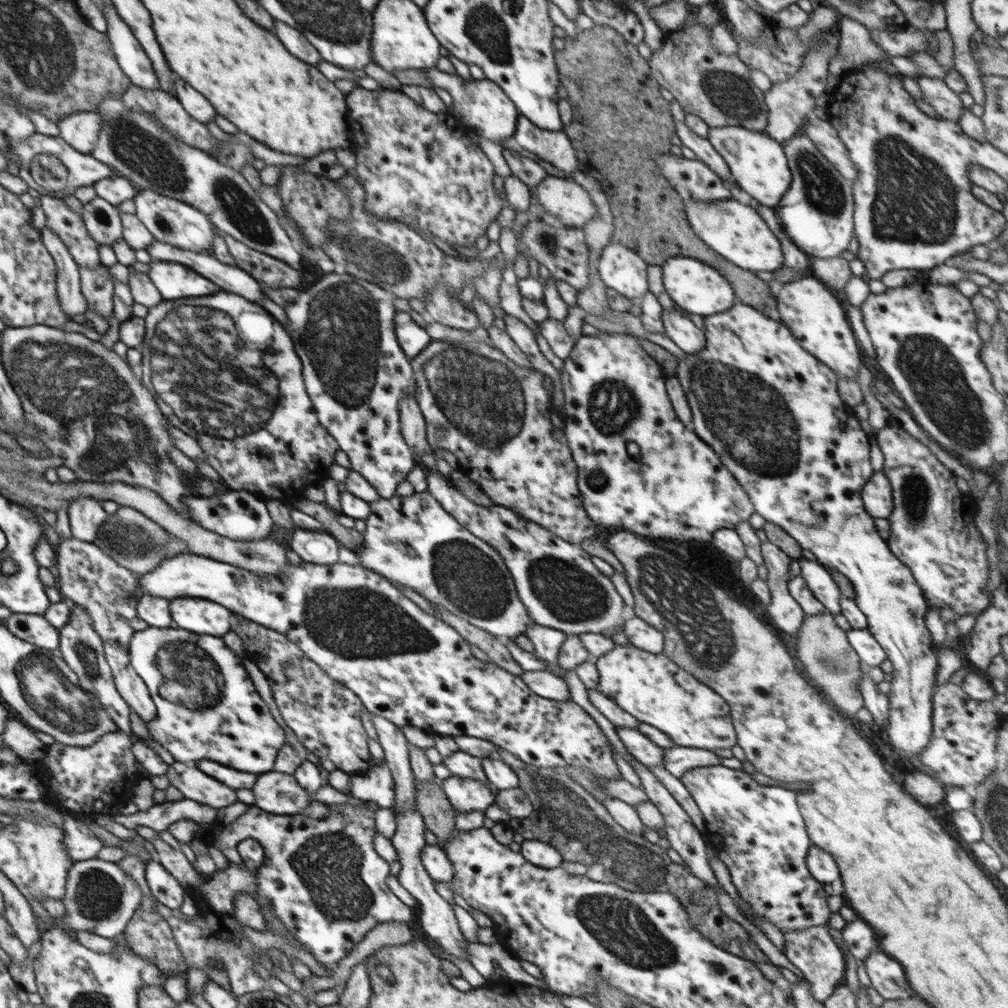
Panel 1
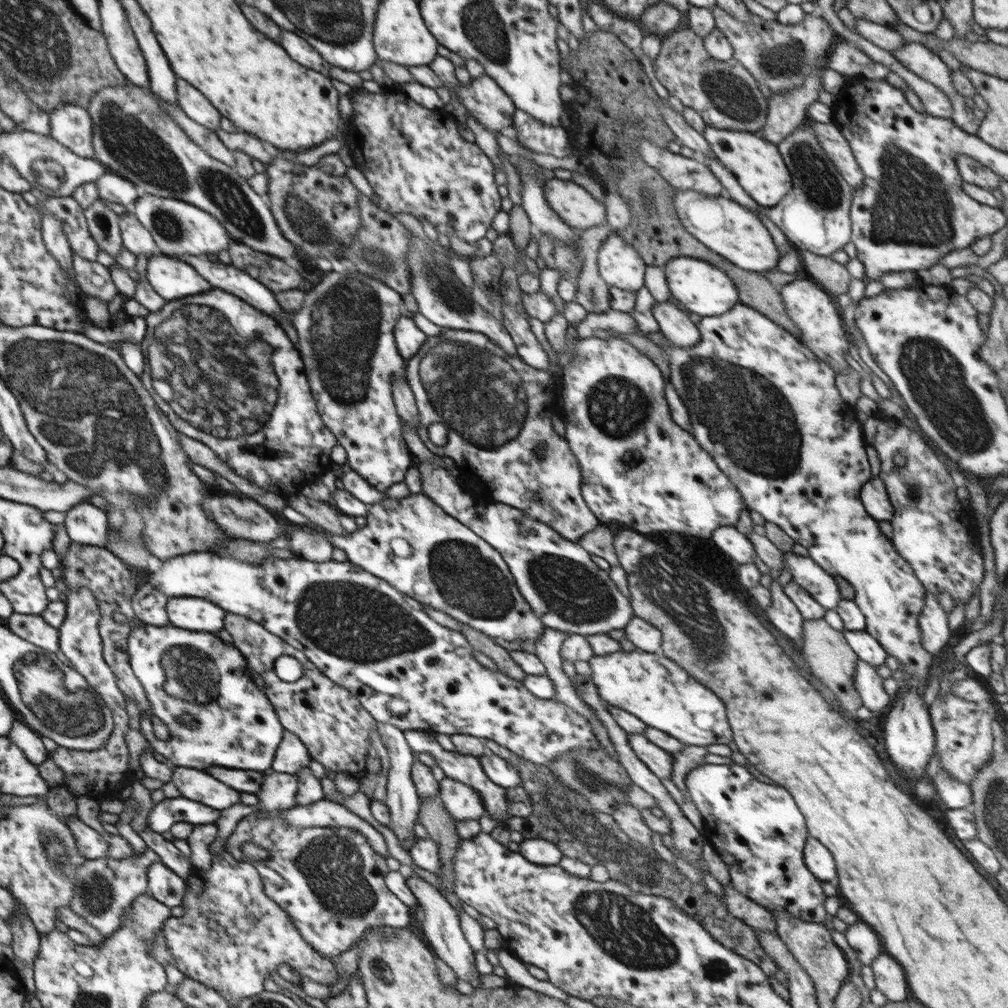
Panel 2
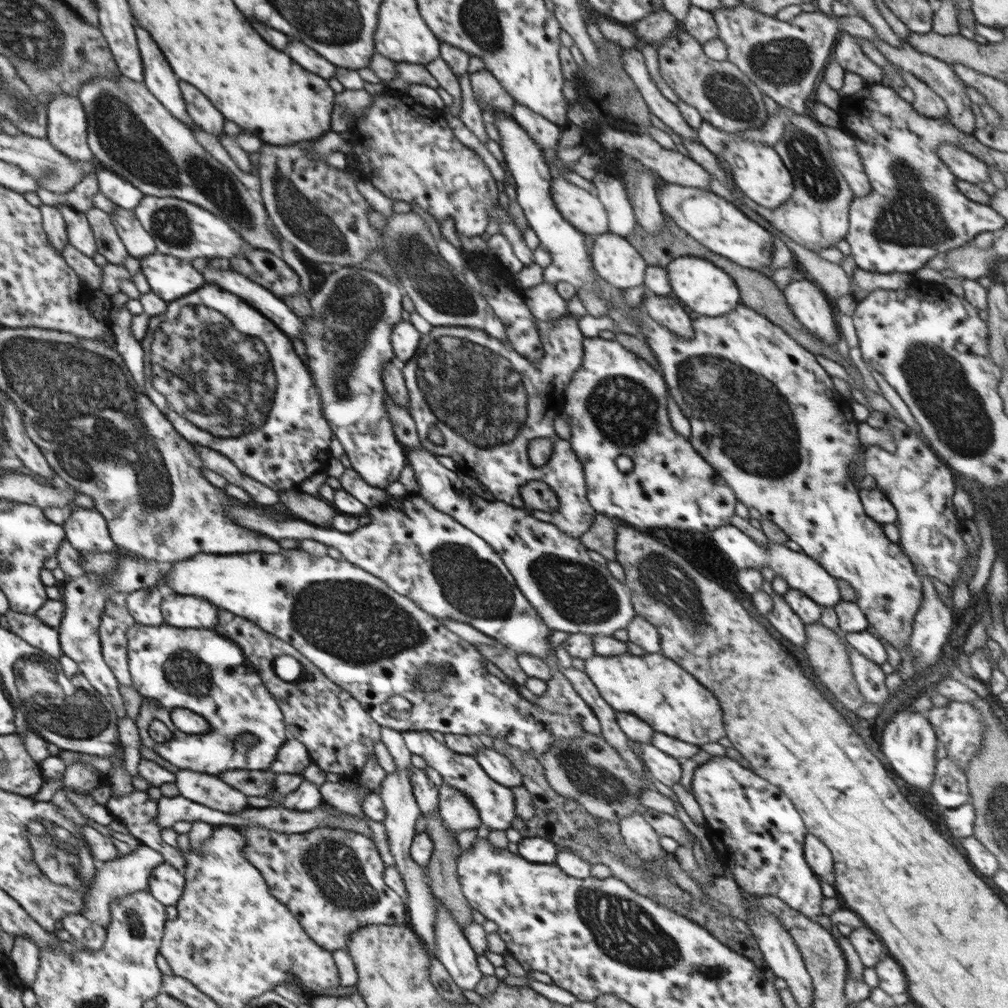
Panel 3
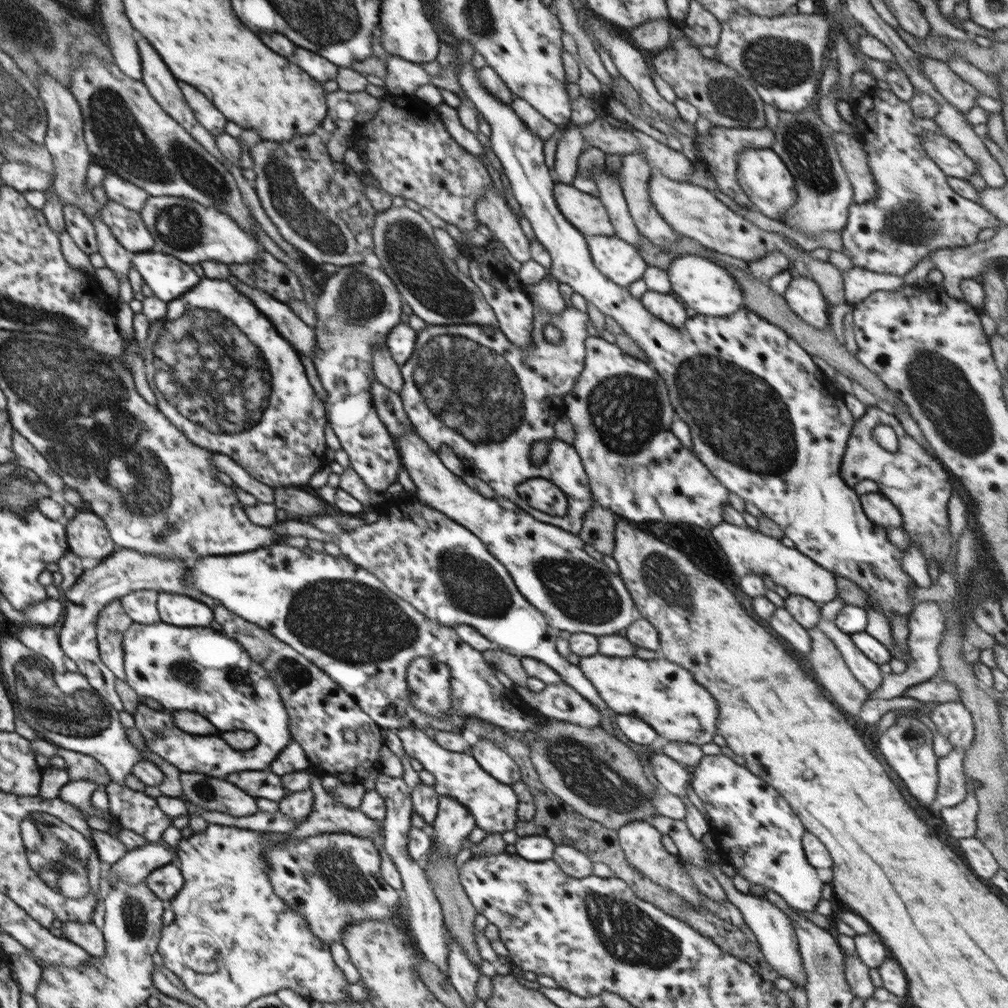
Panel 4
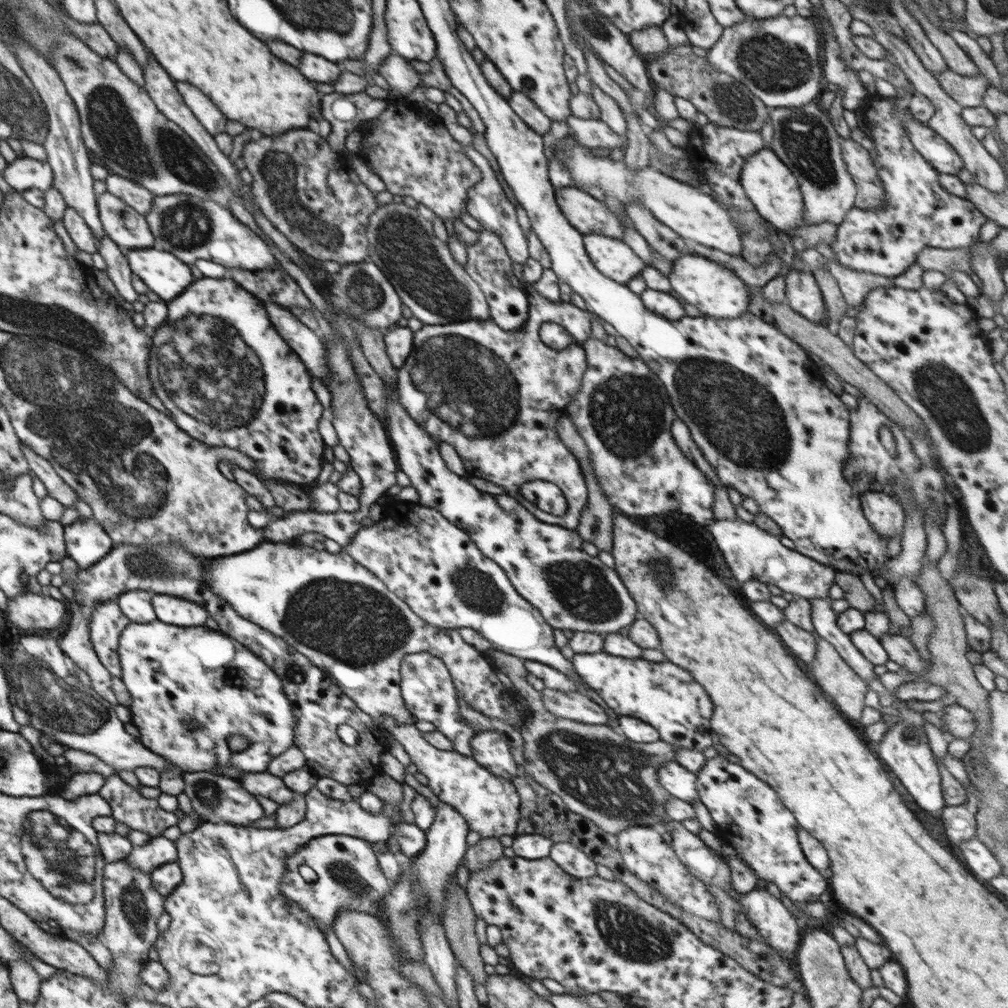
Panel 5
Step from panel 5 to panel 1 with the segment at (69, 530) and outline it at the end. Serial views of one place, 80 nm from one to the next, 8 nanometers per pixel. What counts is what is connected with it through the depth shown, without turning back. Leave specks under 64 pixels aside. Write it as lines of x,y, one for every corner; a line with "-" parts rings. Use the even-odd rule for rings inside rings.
81,496
69,502
68,517
73,538
93,543
108,514
101,501

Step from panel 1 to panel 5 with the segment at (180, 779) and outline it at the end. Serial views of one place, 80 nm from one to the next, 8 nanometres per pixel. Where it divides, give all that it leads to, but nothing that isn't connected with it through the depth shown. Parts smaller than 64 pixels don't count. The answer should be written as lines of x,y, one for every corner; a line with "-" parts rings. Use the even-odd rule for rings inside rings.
210,772
184,773
182,775
185,782
183,794
190,798
190,804
204,822
232,822
234,825
247,826
248,823
253,823
265,815
262,806
256,802
256,798
252,794
248,794
238,782
234,782
230,778
222,778
222,776
216,776

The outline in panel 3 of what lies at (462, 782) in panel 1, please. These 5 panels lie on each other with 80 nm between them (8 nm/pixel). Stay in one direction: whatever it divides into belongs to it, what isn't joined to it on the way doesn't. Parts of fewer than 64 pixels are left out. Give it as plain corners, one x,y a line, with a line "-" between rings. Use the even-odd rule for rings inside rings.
442,783
439,788
438,811
456,838
458,831
477,829
482,823
479,810
474,807
472,800
448,783

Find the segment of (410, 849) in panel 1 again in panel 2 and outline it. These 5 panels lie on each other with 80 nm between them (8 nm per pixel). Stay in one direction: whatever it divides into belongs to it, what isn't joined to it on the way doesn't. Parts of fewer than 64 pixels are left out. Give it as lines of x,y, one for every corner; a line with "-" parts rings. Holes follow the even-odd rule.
412,871
405,879
408,888
414,893
417,902
423,908
422,932
428,938
436,956
444,960
455,971
458,980
471,983
475,976
480,978
480,974
475,967
475,951
465,939
457,910
436,887
424,881
415,871

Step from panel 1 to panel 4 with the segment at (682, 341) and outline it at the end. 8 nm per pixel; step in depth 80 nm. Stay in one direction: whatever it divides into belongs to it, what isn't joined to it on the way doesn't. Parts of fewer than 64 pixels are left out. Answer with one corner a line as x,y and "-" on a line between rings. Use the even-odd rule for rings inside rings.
647,290
641,296
640,302
656,318
678,329
684,329
686,320
688,320
686,307
681,301
676,299
676,296

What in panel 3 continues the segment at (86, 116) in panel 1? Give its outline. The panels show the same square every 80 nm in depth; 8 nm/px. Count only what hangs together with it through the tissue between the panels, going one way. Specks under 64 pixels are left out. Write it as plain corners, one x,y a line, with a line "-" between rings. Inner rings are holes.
54,95
47,108
47,139
54,148
77,161
94,161
88,144
87,121
78,97

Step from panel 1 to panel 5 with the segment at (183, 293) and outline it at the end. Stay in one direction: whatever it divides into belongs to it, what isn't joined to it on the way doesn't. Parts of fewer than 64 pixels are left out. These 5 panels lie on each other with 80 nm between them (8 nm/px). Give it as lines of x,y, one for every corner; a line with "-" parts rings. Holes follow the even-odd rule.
152,246
150,248
128,249
125,250
125,255
133,274
139,276
144,281
144,284
165,302
176,298
195,280
190,267
177,256
170,254
170,252
155,249

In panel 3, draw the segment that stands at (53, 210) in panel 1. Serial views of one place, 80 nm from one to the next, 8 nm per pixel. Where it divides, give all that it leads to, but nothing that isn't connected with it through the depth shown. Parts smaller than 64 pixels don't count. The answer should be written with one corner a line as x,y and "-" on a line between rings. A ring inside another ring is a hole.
70,205
57,207
62,213
69,243
82,254
93,258
97,253
97,242
85,213

